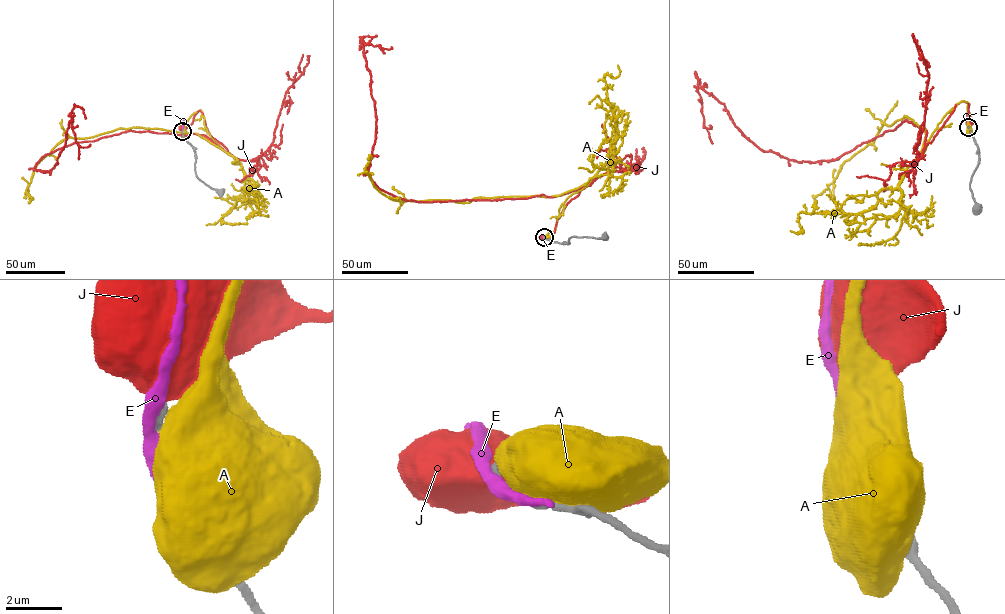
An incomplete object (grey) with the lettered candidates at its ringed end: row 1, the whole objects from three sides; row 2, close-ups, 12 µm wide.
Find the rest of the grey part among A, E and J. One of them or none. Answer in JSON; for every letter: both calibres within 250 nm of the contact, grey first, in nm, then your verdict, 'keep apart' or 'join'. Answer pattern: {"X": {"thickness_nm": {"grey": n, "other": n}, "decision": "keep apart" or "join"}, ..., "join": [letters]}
{"A": {"thickness_nm": {"grey": 420, "other": 750}, "decision": "keep apart"}, "E": {"thickness_nm": {"grey": 420, "other": 400}, "decision": "keep apart"}, "J": {"thickness_nm": {"grey": 400, "other": 700}, "decision": "keep apart"}, "join": []}

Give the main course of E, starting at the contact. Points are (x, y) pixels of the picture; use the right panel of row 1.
E: (968, 128), (966, 113)

